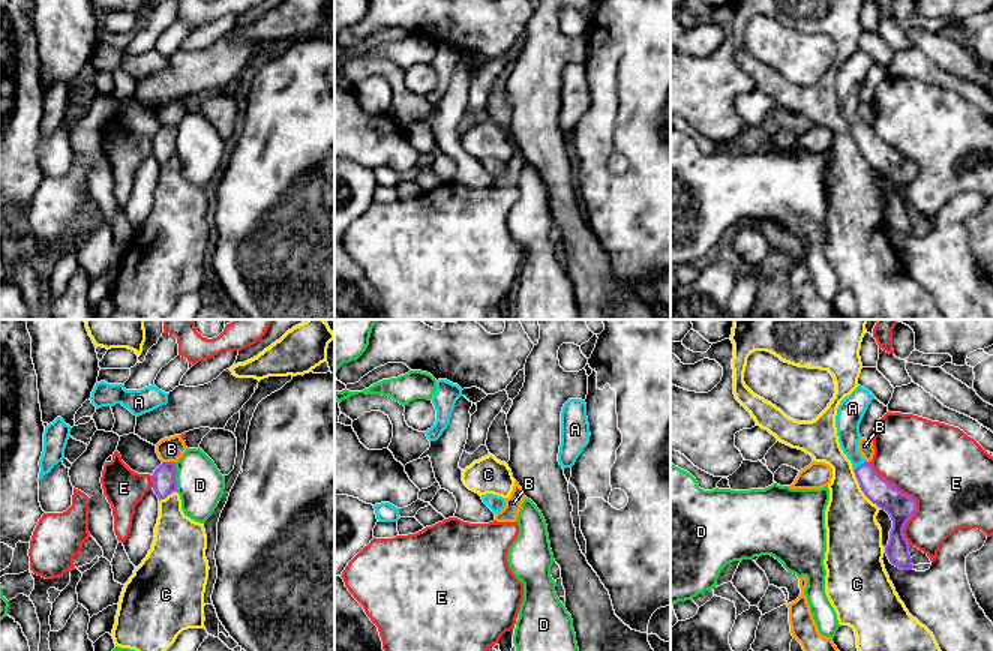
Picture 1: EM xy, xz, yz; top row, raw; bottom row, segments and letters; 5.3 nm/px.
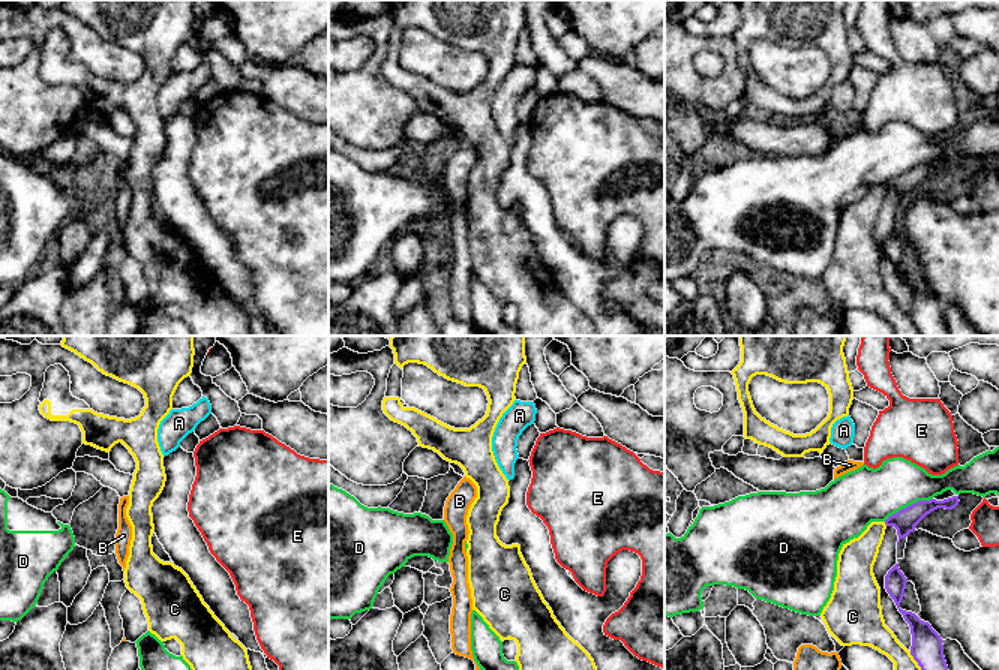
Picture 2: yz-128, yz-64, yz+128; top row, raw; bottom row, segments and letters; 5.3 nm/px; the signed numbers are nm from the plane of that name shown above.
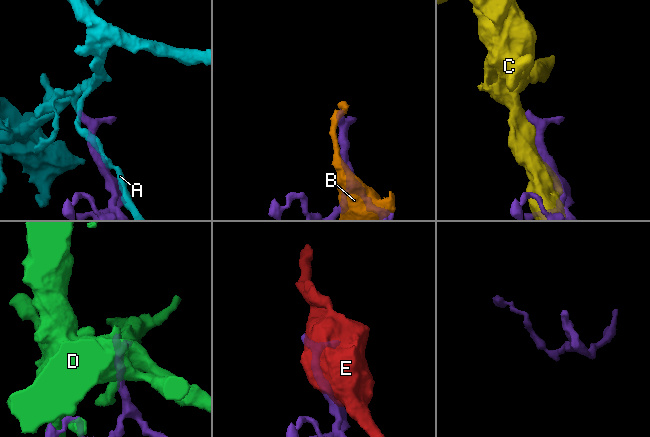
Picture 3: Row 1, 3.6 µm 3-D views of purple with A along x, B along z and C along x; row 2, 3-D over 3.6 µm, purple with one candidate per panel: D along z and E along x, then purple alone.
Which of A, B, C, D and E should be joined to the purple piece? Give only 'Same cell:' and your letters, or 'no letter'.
Same cell: A

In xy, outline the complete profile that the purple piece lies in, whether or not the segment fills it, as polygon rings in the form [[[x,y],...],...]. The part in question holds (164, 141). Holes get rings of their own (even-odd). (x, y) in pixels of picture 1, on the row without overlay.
[[[162,126],[153,136],[153,154],[159,165],[165,164],[172,156],[177,156],[177,132],[176,126]]]

